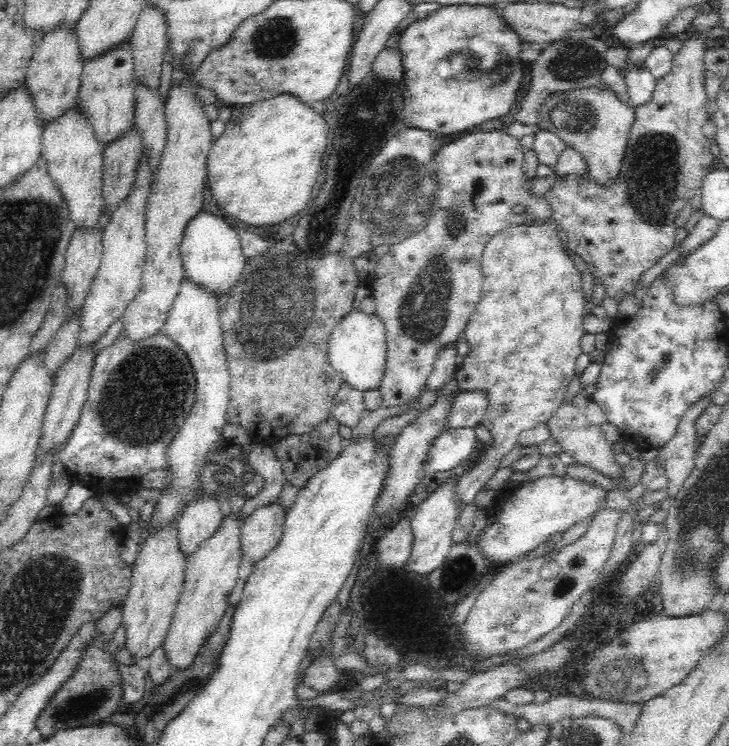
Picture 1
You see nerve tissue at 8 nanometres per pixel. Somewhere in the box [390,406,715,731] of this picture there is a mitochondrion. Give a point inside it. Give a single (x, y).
(632, 678)

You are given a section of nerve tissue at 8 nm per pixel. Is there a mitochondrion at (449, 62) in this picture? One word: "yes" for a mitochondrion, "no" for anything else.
yes

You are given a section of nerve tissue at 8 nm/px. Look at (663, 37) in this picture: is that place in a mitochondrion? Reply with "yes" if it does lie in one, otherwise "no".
no

